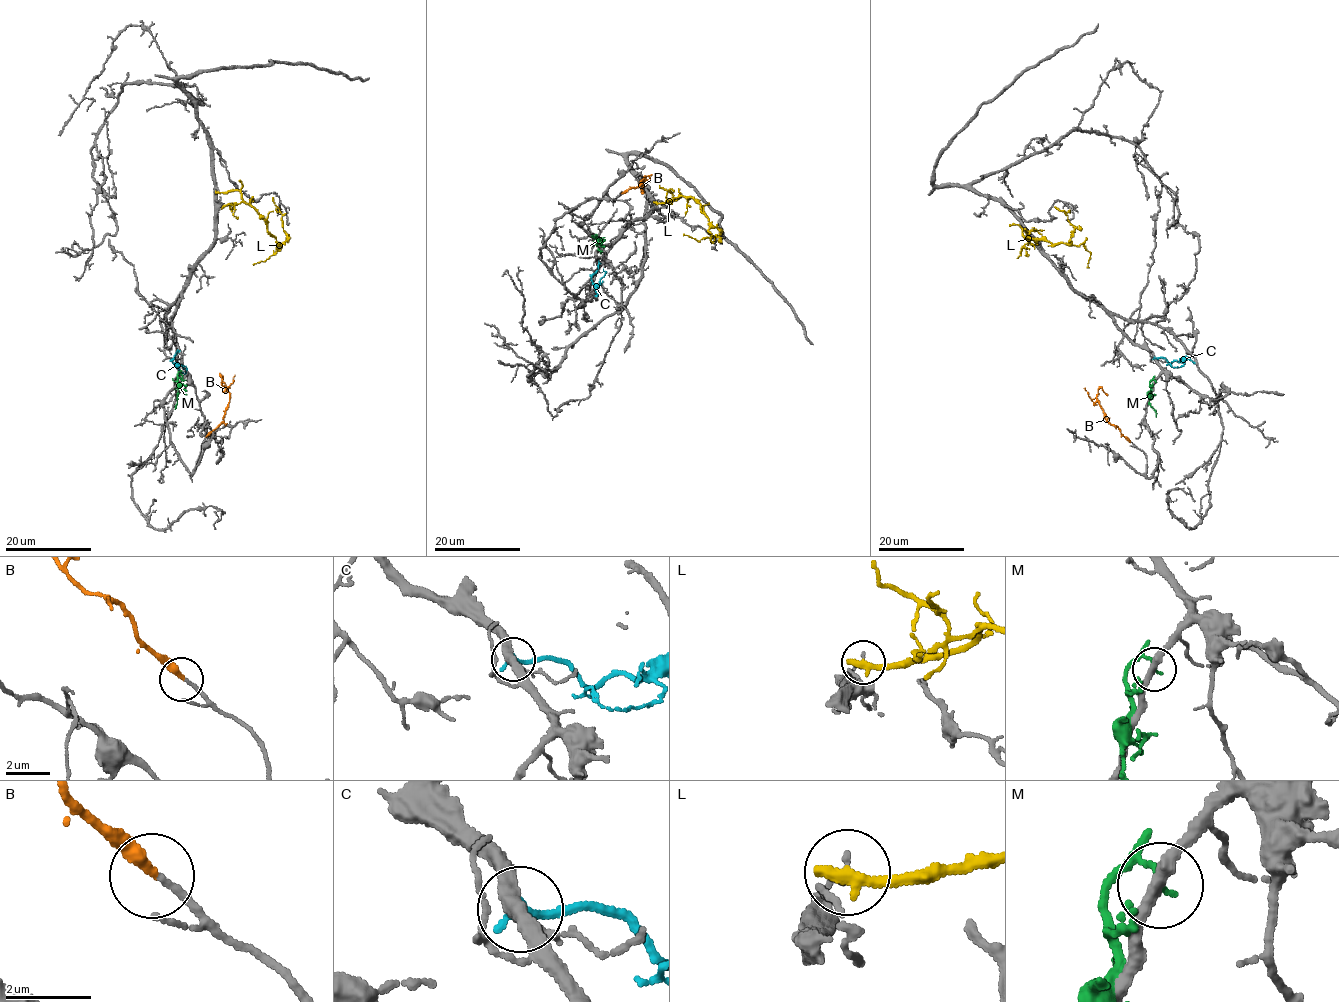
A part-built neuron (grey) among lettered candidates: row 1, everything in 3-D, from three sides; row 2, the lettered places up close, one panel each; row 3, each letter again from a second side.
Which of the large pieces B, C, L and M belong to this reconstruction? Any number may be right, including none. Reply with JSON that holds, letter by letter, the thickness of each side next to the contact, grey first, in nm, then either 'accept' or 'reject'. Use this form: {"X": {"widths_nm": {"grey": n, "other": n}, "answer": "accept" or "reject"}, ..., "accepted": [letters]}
{"B": {"widths_nm": {"grey": 150, "other": 280}, "answer": "accept"}, "C": {"widths_nm": {"grey": 320, "other": 260}, "answer": "reject"}, "L": {"widths_nm": {"grey": 130, "other": 400}, "answer": "reject"}, "M": {"widths_nm": {"grey": 320, "other": 120}, "answer": "reject"}, "accepted": ["B"]}

